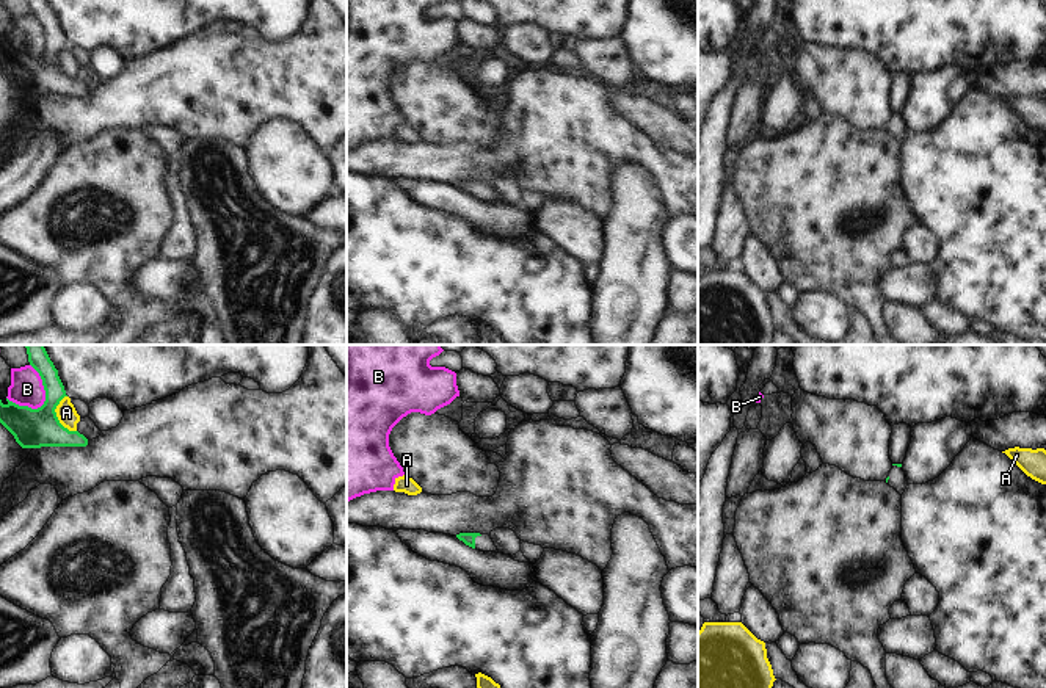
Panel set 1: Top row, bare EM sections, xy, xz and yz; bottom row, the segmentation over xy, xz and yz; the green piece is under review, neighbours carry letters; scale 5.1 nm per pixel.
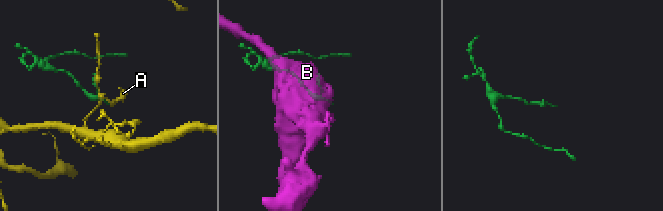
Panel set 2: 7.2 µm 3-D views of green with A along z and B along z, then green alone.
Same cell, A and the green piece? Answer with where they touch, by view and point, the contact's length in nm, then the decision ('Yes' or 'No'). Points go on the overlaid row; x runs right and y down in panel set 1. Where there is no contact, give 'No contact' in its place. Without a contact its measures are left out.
Touches green at xy (57, 417). Shared border 200 nm. No

